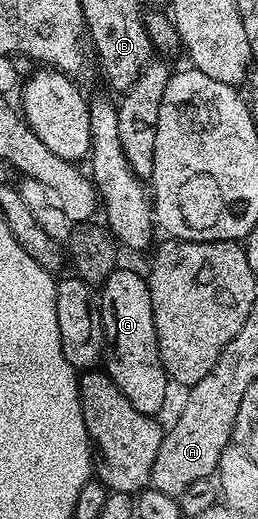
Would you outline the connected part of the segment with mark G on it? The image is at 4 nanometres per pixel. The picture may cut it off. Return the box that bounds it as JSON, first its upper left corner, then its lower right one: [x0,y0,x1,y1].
[99,269,171,414]

